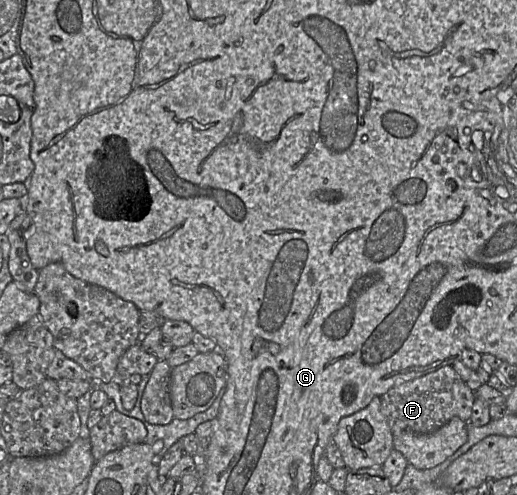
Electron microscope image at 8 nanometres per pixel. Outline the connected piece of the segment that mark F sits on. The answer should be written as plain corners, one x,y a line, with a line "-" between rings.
451,365
392,387
380,396
381,412
387,418
393,436
429,434
458,417
469,422
475,393
463,382

